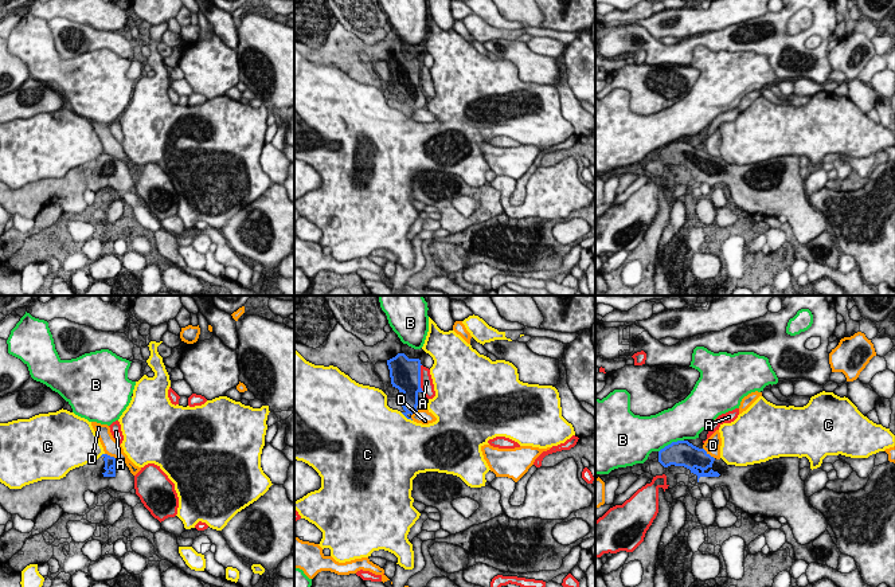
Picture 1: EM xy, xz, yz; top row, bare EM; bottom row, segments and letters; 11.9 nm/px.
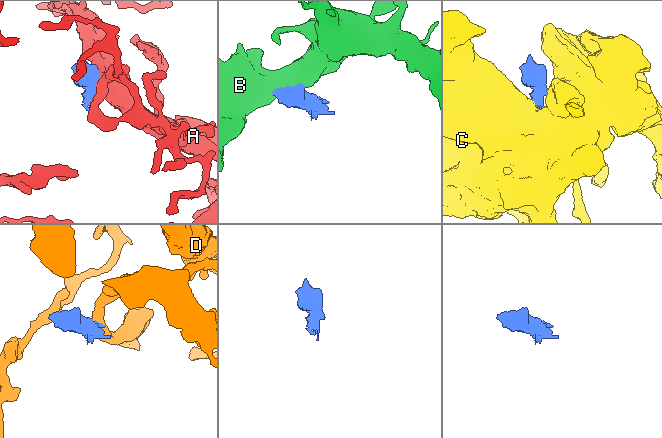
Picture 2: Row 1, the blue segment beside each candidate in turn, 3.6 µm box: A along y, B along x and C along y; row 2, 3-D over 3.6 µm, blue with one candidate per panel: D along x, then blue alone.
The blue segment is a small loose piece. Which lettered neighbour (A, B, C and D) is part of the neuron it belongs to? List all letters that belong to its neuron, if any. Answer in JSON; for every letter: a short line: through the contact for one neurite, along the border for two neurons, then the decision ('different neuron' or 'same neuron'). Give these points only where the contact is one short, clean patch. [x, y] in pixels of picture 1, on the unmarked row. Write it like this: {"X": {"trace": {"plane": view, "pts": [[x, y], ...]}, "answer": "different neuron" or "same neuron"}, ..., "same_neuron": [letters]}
{"A": {"answer": "different neuron"}, "B": {"answer": "different neuron"}, "C": {"trace": {"plane": "xz", "pts": [[401, 112], [411, 120]]}, "answer": "different neuron"}, "D": {"trace": {"plane": "yz", "pts": [[703, 147], [714, 157]]}, "answer": "different neuron"}, "same_neuron": []}

